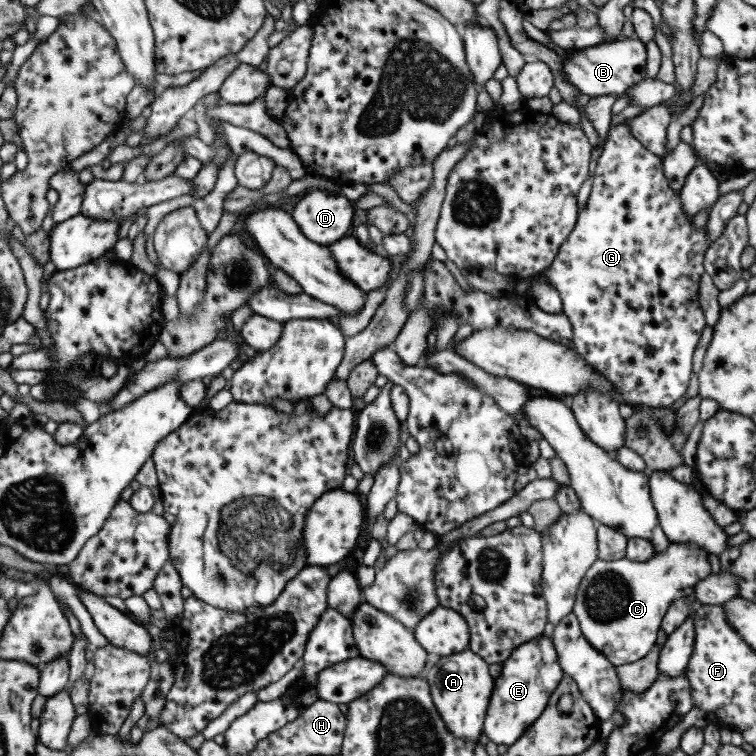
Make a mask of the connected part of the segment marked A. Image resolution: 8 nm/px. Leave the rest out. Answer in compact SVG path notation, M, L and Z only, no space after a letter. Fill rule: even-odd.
M469 648L465 651L440 657L428 670L425 679L430 685L430 694L435 707L445 722L446 729L454 737L464 741L479 741L488 710L488 705L495 685L490 675L488 663Z

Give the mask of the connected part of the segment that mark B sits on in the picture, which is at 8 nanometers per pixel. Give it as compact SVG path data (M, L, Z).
M618 38L610 44L598 44L586 49L572 50L562 59L565 77L582 93L588 96L613 94L622 97L635 84L647 77L646 44L640 39Z

